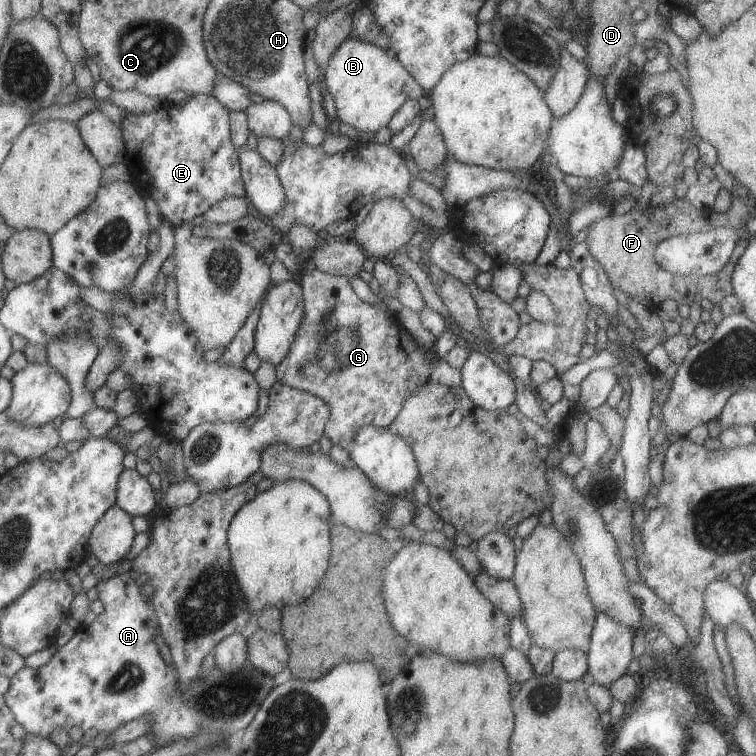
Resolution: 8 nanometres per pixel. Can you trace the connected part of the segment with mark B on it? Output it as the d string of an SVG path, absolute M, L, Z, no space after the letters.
M350 36L332 55L321 79L324 90L328 90L335 100L336 121L346 122L357 131L370 132L370 134L375 134L384 126L388 127L391 118L408 99L418 100L420 96L427 93L397 58L390 56L385 50L374 46L372 43L363 43L361 40L353 39Z

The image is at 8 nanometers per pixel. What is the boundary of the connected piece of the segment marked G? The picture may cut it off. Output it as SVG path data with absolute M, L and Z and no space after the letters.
M315 269L302 276L301 287L305 304L304 314L289 354L276 366L277 381L326 401L331 415L326 422L324 435L331 440L333 446L350 452L353 438L360 427L393 426L393 420L402 410L405 400L421 382L428 379L432 362L442 359L438 357L434 348L425 351L415 343L401 322L392 314L381 307L364 302L344 275L329 275Z

